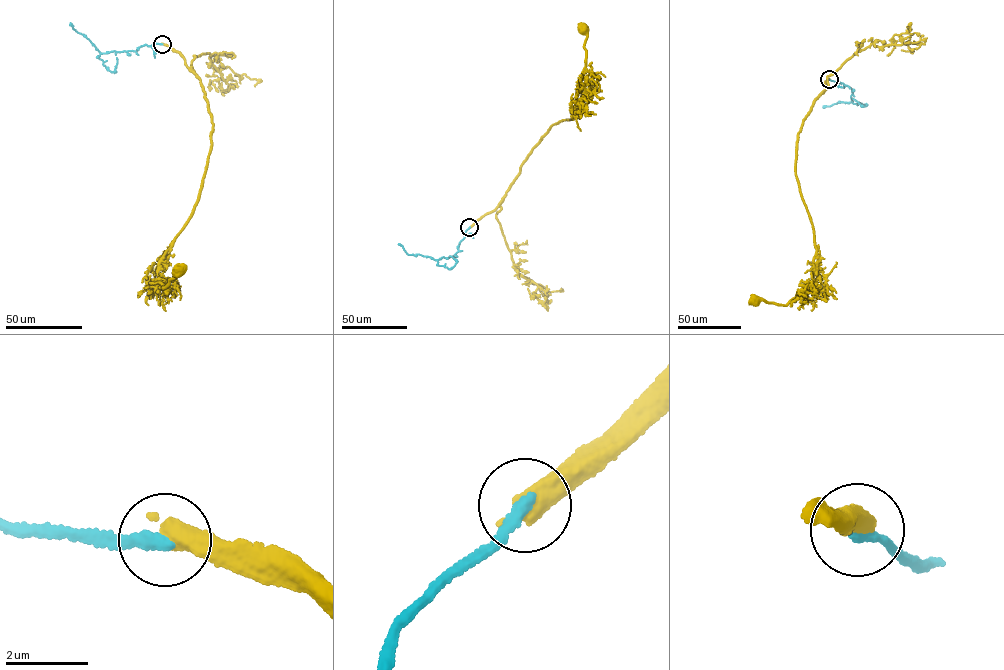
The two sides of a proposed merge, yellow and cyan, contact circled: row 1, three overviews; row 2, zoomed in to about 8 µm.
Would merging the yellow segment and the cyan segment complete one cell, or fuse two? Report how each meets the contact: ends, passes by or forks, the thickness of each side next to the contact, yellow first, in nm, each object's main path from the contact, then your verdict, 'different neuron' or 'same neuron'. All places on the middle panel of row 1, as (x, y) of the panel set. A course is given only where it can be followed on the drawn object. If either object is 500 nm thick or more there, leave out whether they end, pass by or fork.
calibres 600 and 320 nm; course yellow (469, 227), (497, 207), (551, 126), (575, 114), (584, 92), (583, 28); course cyan (469, 227), (458, 251), (446, 258), (435, 260), (407, 254), (398, 244); different neuron

